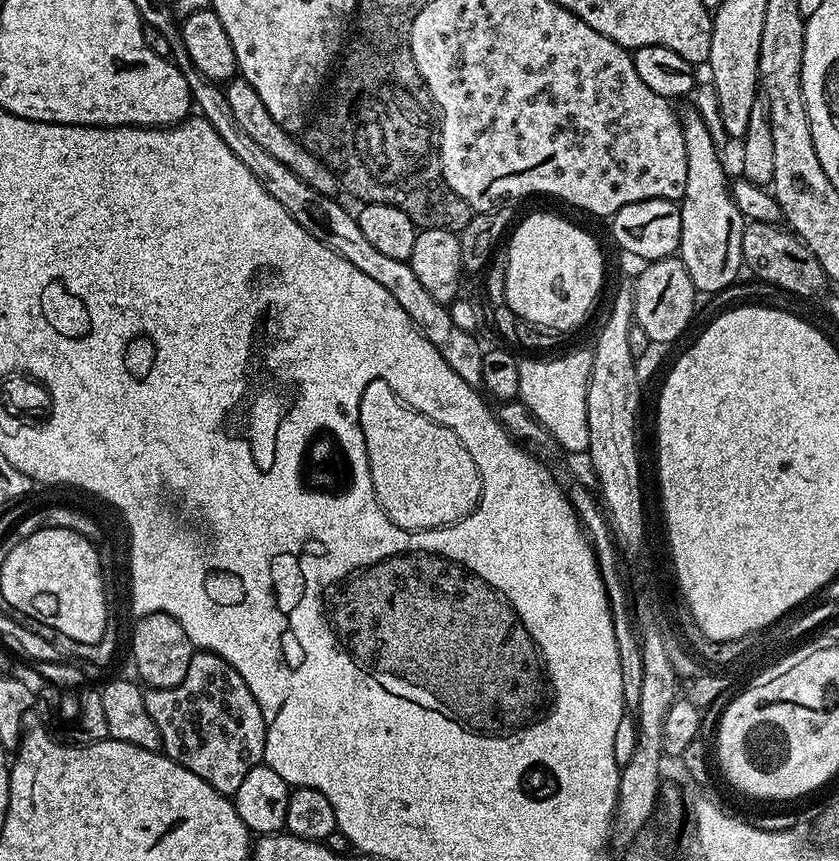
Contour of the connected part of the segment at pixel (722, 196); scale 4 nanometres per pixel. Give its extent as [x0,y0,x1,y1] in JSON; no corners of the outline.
[678,110,745,294]

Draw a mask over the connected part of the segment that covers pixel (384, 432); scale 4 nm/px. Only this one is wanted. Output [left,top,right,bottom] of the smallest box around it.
[362,391,482,530]

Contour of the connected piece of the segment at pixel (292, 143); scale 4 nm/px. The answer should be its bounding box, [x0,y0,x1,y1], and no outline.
[223,78,338,196]

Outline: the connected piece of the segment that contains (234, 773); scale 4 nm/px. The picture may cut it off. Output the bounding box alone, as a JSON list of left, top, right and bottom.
[144,651,266,797]

